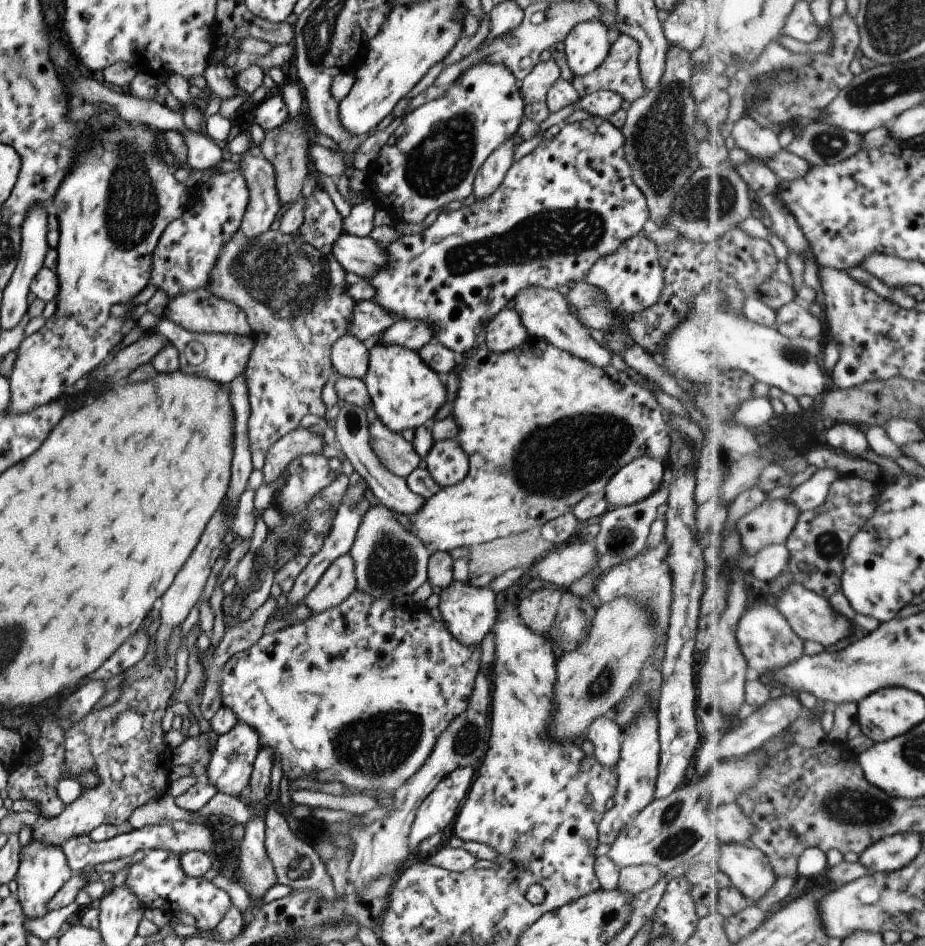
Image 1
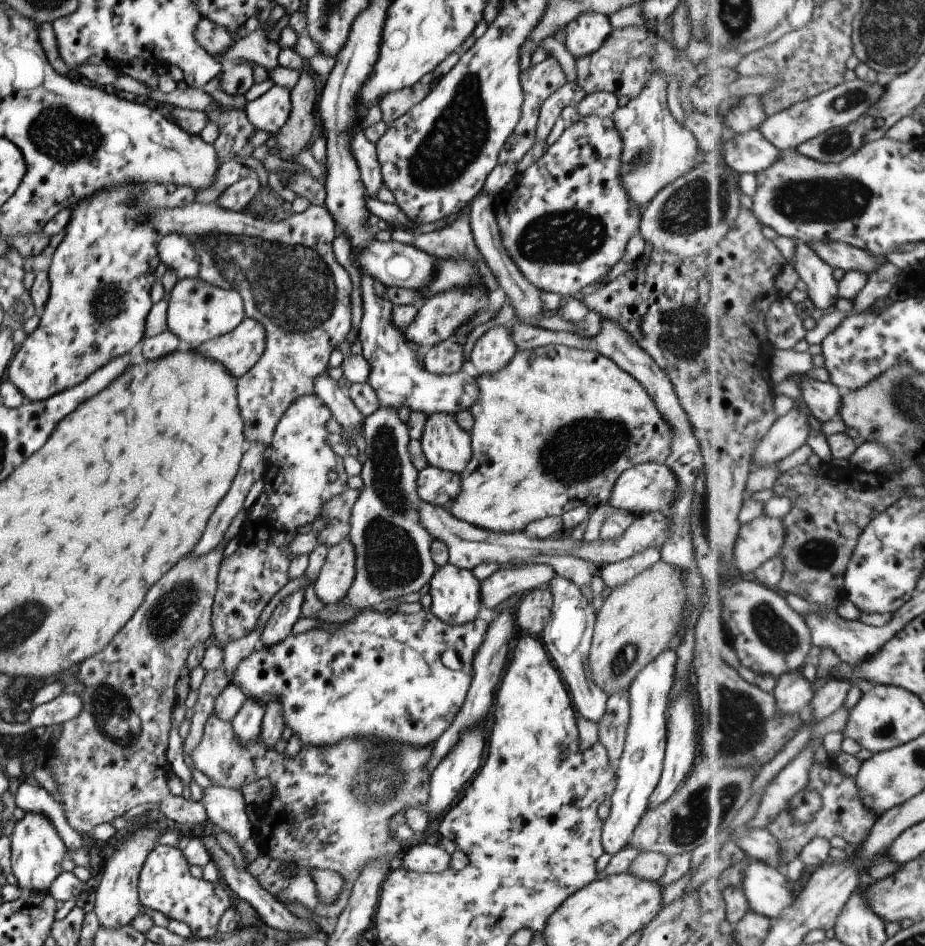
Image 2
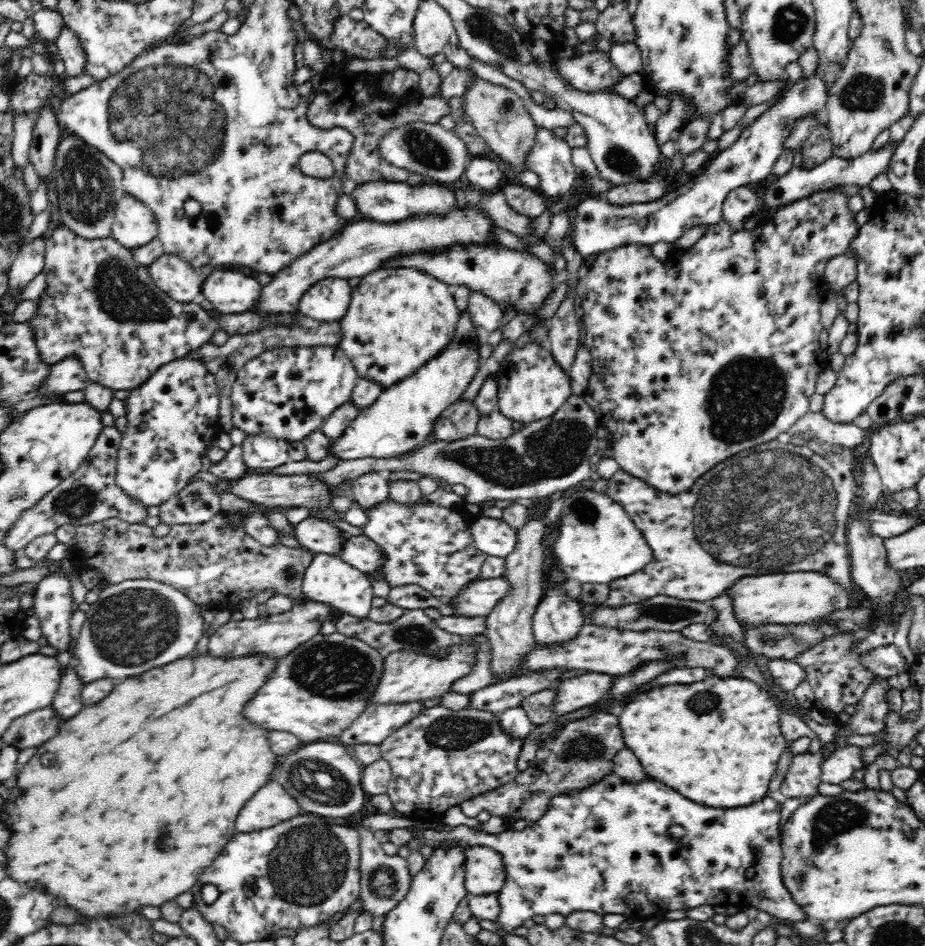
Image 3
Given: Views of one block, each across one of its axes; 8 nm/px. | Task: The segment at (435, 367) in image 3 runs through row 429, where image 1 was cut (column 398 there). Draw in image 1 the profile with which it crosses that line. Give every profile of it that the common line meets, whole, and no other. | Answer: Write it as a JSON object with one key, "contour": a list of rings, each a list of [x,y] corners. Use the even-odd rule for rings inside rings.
{"contour":[[[378,339],[367,340],[368,365],[364,386],[377,418],[391,431],[416,430],[421,424],[433,420],[437,410],[445,403],[445,385],[437,378],[415,352],[399,345],[383,346]]]}

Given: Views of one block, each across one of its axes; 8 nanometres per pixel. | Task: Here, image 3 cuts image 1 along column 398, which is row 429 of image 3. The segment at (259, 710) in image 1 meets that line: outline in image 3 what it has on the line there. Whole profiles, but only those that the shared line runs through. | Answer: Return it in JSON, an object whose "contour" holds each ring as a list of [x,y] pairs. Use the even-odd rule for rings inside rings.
{"contour":[[[836,186],[828,191],[819,191],[780,207],[764,224],[752,230],[742,228],[736,232],[730,231],[723,218],[716,224],[708,225],[708,231],[696,244],[663,263],[654,258],[650,245],[632,243],[601,252],[594,260],[593,266],[583,273],[576,291],[582,298],[580,306],[583,308],[586,329],[585,346],[592,355],[592,360],[590,380],[582,397],[595,410],[599,425],[608,428],[608,432],[613,434],[610,445],[613,459],[618,462],[622,471],[644,480],[650,487],[662,493],[676,496],[688,492],[695,480],[725,458],[757,447],[758,444],[775,442],[778,434],[786,432],[800,416],[809,411],[808,398],[814,394],[816,378],[827,368],[828,362],[827,354],[820,349],[818,339],[823,330],[820,304],[830,291],[825,277],[825,266],[831,258],[849,252],[852,239],[861,227],[856,223],[858,212],[848,207],[850,196],[841,192],[840,188]],[[704,342],[712,344],[712,354],[704,354]]]}

